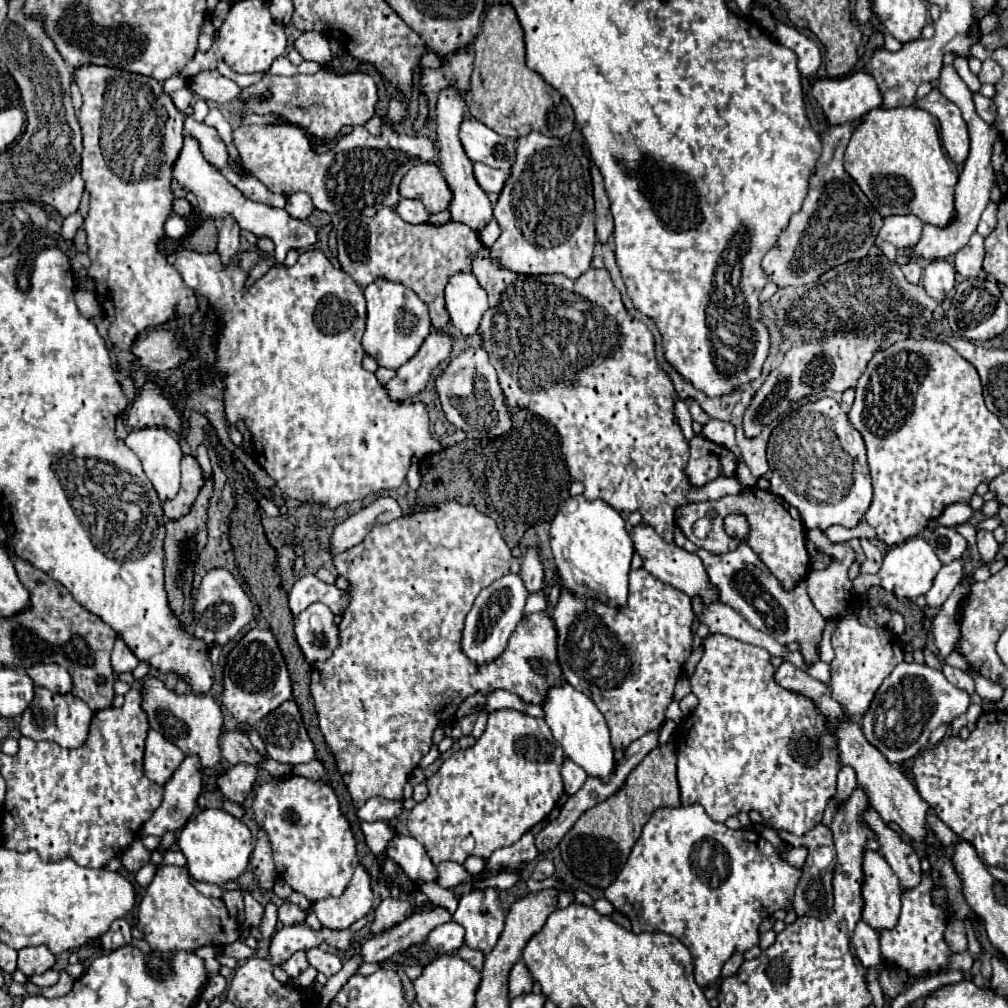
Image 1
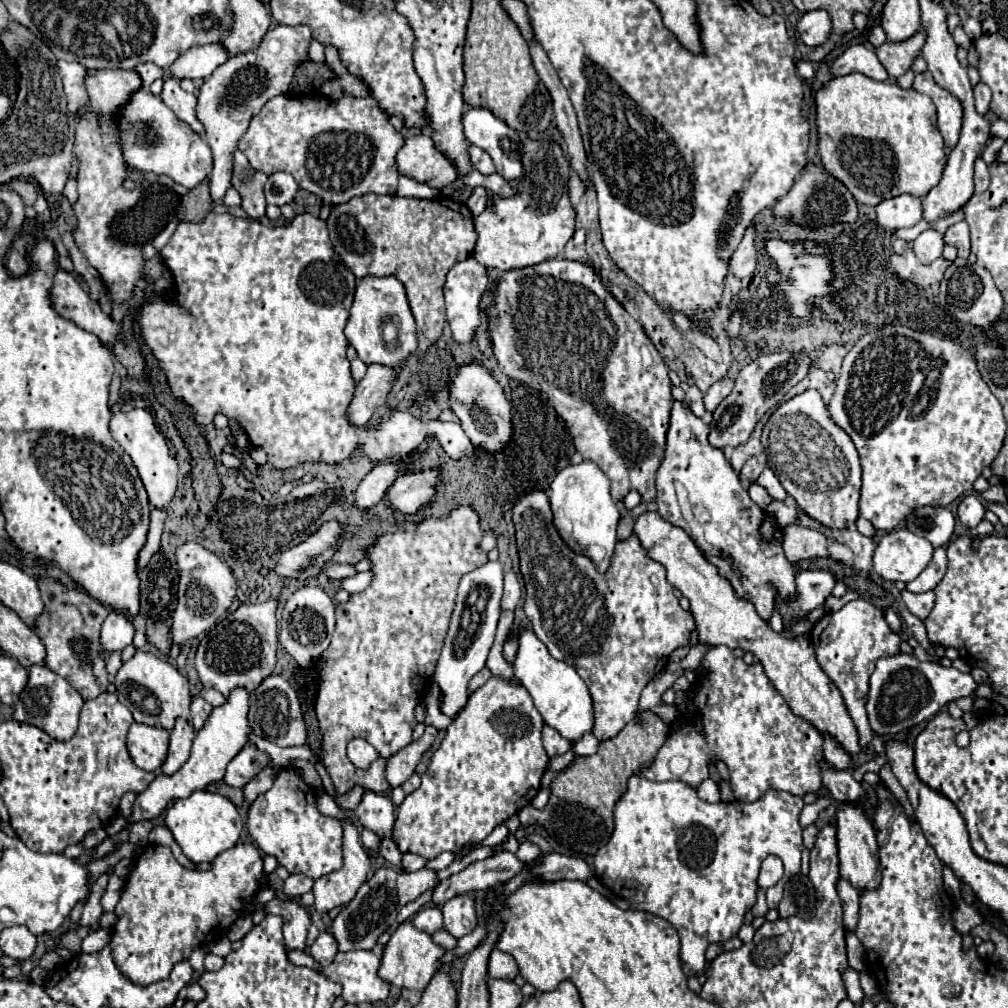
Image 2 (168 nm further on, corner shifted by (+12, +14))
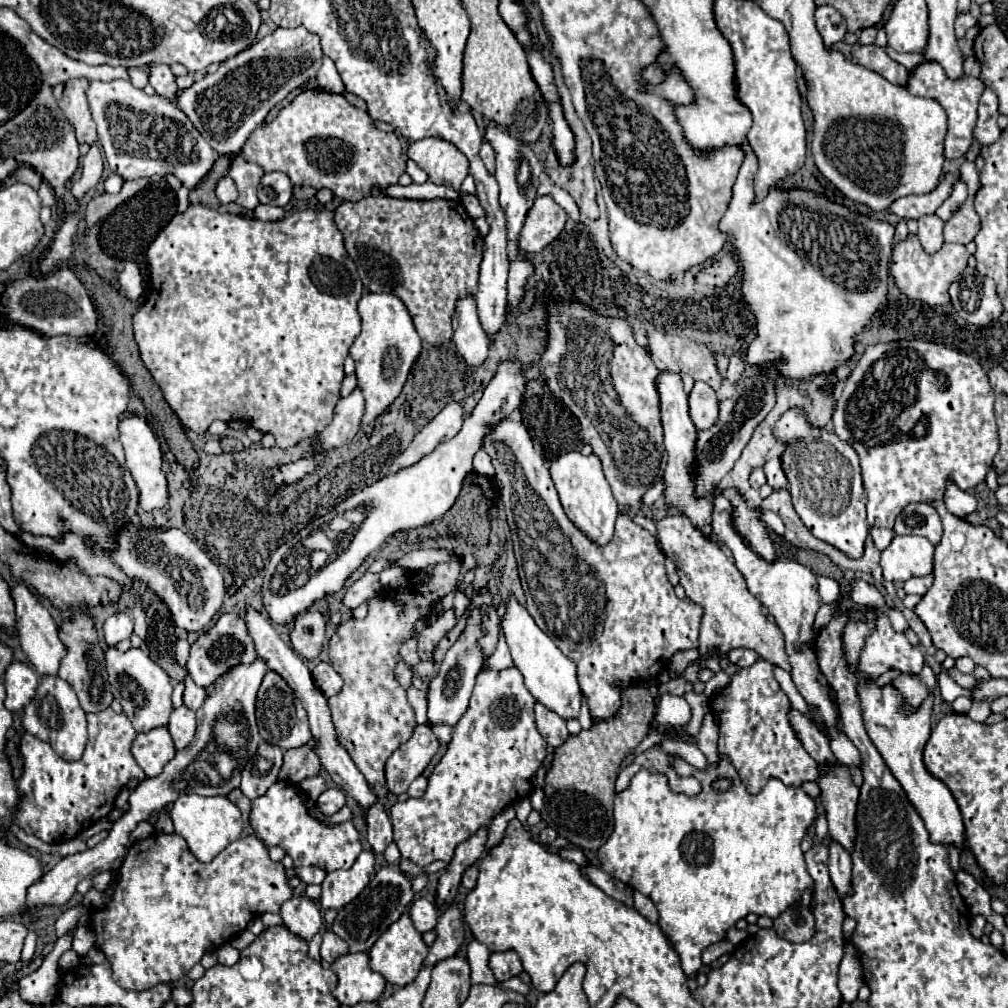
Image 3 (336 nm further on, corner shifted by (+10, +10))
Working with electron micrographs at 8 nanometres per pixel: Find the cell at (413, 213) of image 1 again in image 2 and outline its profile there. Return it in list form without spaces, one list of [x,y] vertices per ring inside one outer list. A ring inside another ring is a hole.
[[[400,176],[400,184],[398,184],[396,194],[406,196],[406,198],[426,198],[426,200],[432,200],[432,198],[440,196],[440,192],[436,188],[430,188],[428,184],[412,180],[408,176]]]

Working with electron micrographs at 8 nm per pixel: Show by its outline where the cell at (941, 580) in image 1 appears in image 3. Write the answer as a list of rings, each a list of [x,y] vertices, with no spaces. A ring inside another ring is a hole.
[[[928,574],[922,578],[910,578],[904,582],[904,590],[906,590],[906,594],[924,596],[928,592],[928,588],[932,586],[932,582],[934,582],[934,574]]]

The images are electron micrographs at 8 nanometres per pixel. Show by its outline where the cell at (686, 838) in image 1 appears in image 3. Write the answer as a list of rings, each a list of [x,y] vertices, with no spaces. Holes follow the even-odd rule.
[[[720,756],[718,768],[708,766],[706,772],[676,758],[676,772],[682,778],[696,778],[702,784],[700,794],[676,794],[670,790],[664,774],[652,774],[646,770],[638,772],[630,786],[616,794],[614,832],[600,846],[598,860],[606,874],[652,898],[660,914],[658,926],[680,954],[684,974],[694,976],[700,970],[702,950],[726,940],[726,932],[734,928],[740,918],[746,918],[750,912],[776,918],[812,886],[800,842],[816,818],[816,806],[802,788],[784,786],[780,780],[768,780],[762,792],[750,796],[734,766],[724,756]],[[716,780],[730,780],[730,788],[724,792],[714,790],[712,784]]]

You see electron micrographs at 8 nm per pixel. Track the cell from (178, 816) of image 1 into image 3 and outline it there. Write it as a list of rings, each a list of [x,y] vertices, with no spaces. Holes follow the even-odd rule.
[[[186,706],[176,708],[172,712],[172,716],[170,716],[168,730],[170,730],[170,736],[174,740],[176,750],[180,752],[182,748],[186,748],[194,740],[194,734],[196,734],[196,714],[190,708],[186,708]]]

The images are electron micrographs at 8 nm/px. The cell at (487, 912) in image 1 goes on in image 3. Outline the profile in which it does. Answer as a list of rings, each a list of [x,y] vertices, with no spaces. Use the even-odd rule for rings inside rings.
[[[456,904],[448,906],[446,912],[438,918],[436,934],[438,940],[430,946],[430,954],[424,960],[424,966],[434,966],[440,960],[456,956],[456,952],[464,944],[464,920]]]

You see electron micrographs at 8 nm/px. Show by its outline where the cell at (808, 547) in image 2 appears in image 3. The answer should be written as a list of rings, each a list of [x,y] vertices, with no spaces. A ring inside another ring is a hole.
[[[766,510],[764,512],[764,516],[762,516],[762,520],[778,534],[778,536],[784,536],[784,532],[786,532],[786,526],[784,526],[784,522],[780,520],[780,516],[776,516],[774,512],[770,512],[770,510]]]

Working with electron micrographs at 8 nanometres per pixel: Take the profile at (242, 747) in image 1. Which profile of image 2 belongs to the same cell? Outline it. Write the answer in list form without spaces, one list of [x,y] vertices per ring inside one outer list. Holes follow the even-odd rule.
[[[192,696],[192,704],[190,704],[190,712],[192,712],[192,724],[196,730],[200,730],[204,726],[204,720],[208,718],[212,706],[202,698],[202,696]]]

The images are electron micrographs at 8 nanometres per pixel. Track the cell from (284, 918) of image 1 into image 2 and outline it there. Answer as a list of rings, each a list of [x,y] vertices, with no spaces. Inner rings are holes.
[[[290,874],[284,882],[284,894],[290,896],[290,898],[296,898],[296,896],[302,896],[306,892],[312,890],[312,884],[314,880],[308,878],[308,876],[300,876],[300,874]]]

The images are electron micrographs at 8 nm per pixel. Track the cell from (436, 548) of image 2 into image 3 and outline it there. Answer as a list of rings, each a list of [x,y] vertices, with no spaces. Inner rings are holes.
[[[452,552],[452,558],[418,570],[410,584],[388,594],[368,598],[368,614],[362,620],[350,618],[340,622],[328,644],[328,658],[332,668],[342,676],[344,686],[336,696],[328,698],[332,724],[340,746],[346,748],[358,770],[368,780],[378,798],[388,794],[384,764],[386,758],[406,740],[410,740],[416,718],[414,708],[408,704],[406,688],[398,682],[394,670],[400,662],[400,646],[414,636],[418,620],[440,614],[442,598],[456,590],[462,570],[462,558]]]

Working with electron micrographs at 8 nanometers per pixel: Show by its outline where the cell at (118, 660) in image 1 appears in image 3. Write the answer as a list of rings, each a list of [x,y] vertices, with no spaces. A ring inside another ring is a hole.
[[[116,612],[104,622],[104,638],[110,648],[132,636],[132,618],[126,612]]]

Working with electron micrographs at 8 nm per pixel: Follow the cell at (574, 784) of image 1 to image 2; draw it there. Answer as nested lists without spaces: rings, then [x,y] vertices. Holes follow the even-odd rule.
[[[544,724],[542,728],[542,742],[548,756],[560,756],[570,748],[570,742],[564,740],[564,736],[560,736],[560,732],[556,732],[554,728],[548,728],[548,724]]]

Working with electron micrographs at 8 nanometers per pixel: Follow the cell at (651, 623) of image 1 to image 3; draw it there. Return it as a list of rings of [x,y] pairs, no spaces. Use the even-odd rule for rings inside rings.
[[[502,418],[492,424],[490,432],[482,438],[482,448],[492,458],[496,480],[502,484],[502,504],[514,540],[520,582],[526,592],[526,610],[538,628],[576,664],[578,682],[588,698],[592,720],[606,722],[620,712],[622,690],[636,680],[648,680],[650,666],[668,666],[674,652],[698,646],[702,608],[688,598],[676,598],[674,586],[666,576],[666,556],[660,552],[656,538],[648,530],[636,526],[626,514],[618,516],[614,540],[606,548],[590,542],[570,524],[550,472],[544,466],[544,458],[534,450],[532,438],[522,422]]]

